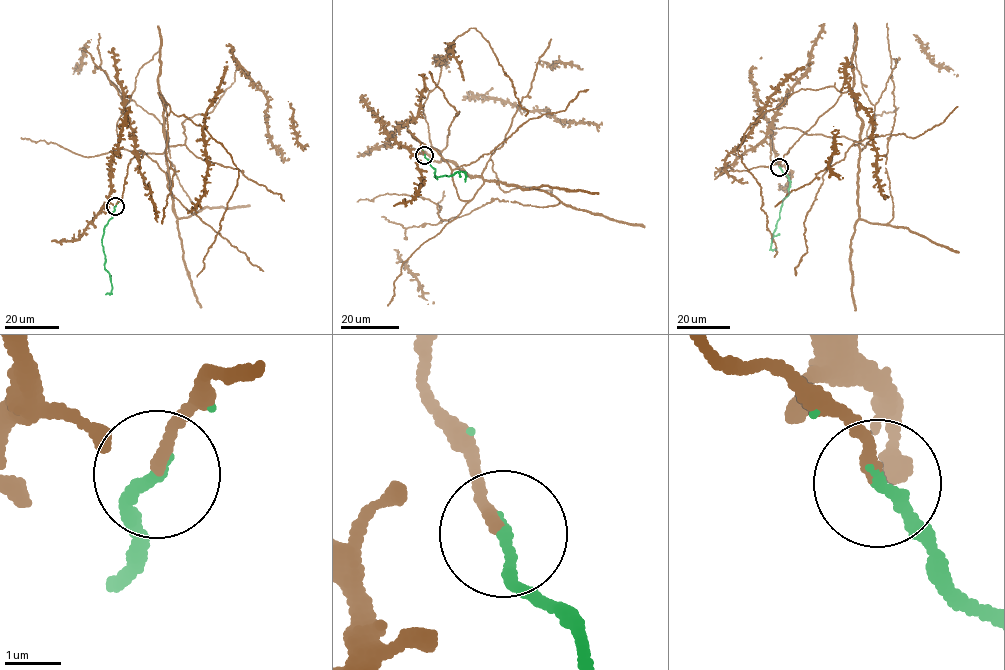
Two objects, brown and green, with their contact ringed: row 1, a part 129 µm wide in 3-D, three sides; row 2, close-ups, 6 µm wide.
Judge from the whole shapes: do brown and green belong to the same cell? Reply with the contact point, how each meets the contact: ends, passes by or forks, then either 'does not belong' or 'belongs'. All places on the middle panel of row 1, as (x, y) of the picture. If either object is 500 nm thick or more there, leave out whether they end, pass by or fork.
place (424, 155); brown ends; green ends; belongs

